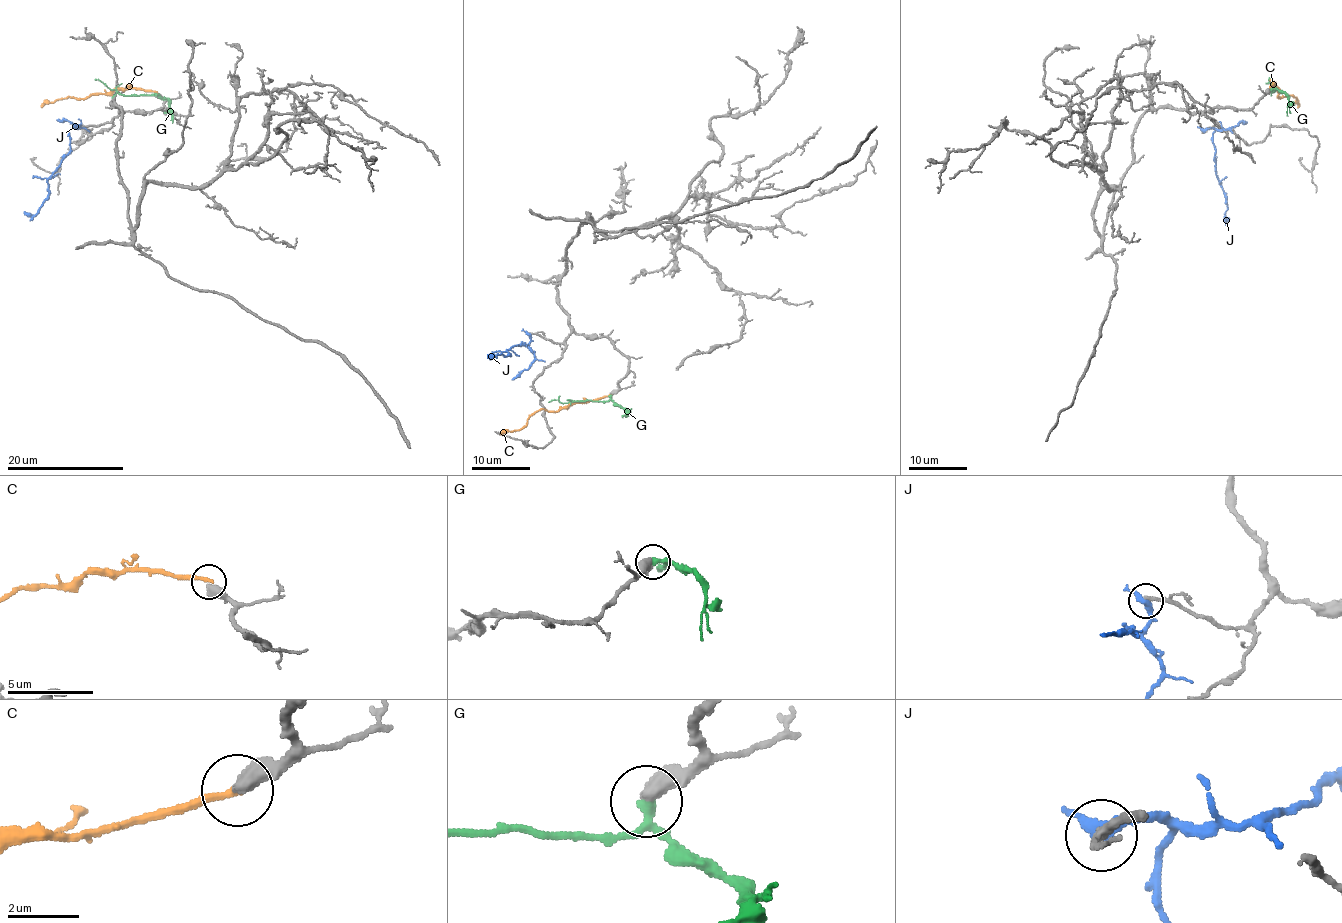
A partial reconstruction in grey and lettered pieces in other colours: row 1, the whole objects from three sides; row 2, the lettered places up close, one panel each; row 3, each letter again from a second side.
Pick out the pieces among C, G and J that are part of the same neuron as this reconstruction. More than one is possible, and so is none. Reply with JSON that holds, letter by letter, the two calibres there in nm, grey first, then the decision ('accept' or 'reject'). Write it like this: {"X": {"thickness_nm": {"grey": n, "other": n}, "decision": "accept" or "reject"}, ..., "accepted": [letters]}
{"C": {"thickness_nm": {"grey": 480, "other": 220}, "decision": "reject"}, "G": {"thickness_nm": {"grey": 550, "other": 240}, "decision": "accept"}, "J": {"thickness_nm": {"grey": 240, "other": 340}, "decision": "reject"}, "accepted": ["G"]}

